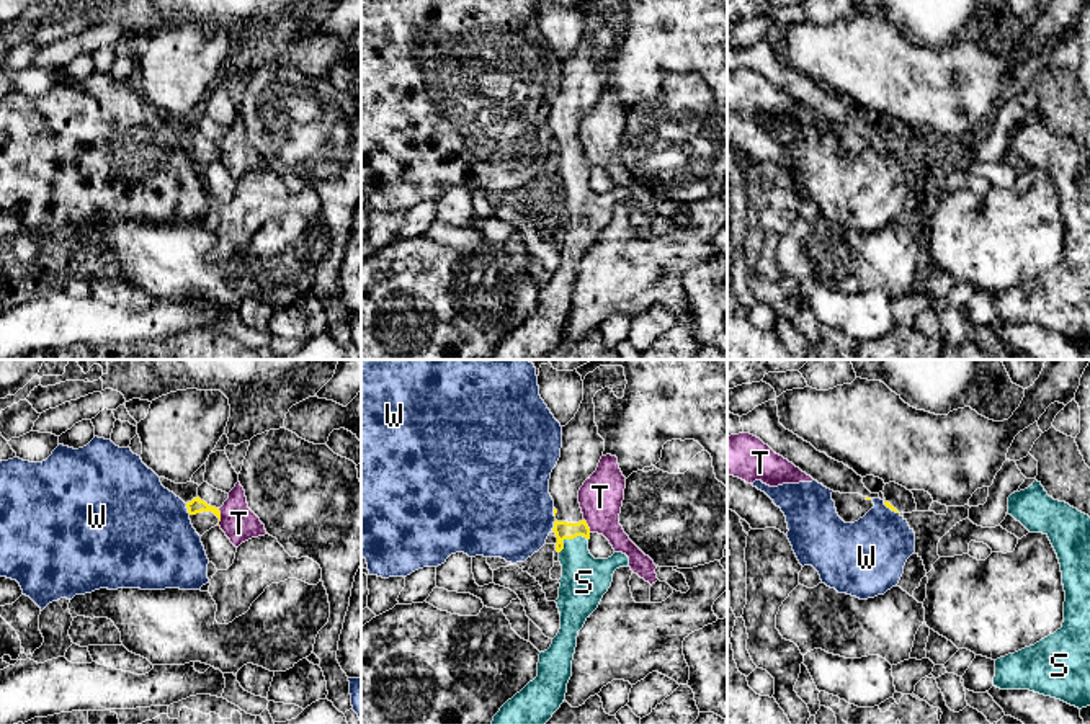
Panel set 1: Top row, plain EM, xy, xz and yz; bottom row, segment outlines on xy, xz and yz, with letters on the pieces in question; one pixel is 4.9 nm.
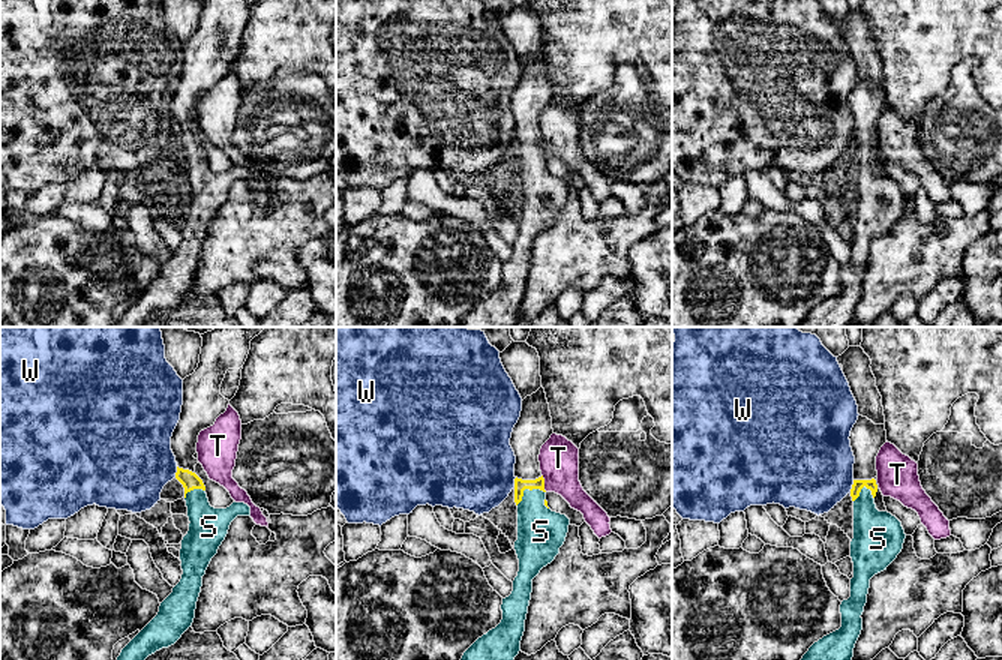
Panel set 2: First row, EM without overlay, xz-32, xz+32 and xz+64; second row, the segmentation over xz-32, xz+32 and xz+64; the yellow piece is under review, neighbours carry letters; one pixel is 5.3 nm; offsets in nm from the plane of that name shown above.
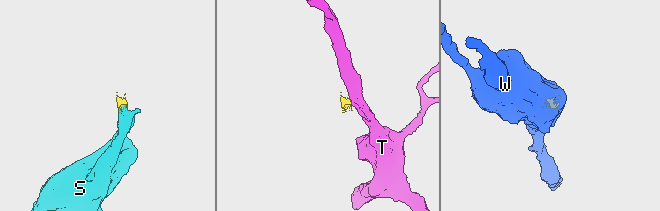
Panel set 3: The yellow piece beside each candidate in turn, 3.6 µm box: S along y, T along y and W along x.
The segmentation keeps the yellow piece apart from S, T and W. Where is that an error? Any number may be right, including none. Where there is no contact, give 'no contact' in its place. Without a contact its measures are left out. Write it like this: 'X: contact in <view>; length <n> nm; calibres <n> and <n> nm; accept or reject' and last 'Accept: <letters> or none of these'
S: contact in xz; length 160 nm; calibres 90 and 240 nm; accept
T: contact in xy; length 80 nm; calibres 80 and 170 nm; reject
W: contact in xy; length 60 nm; calibres 80 and 480 nm; reject
Accept: S

